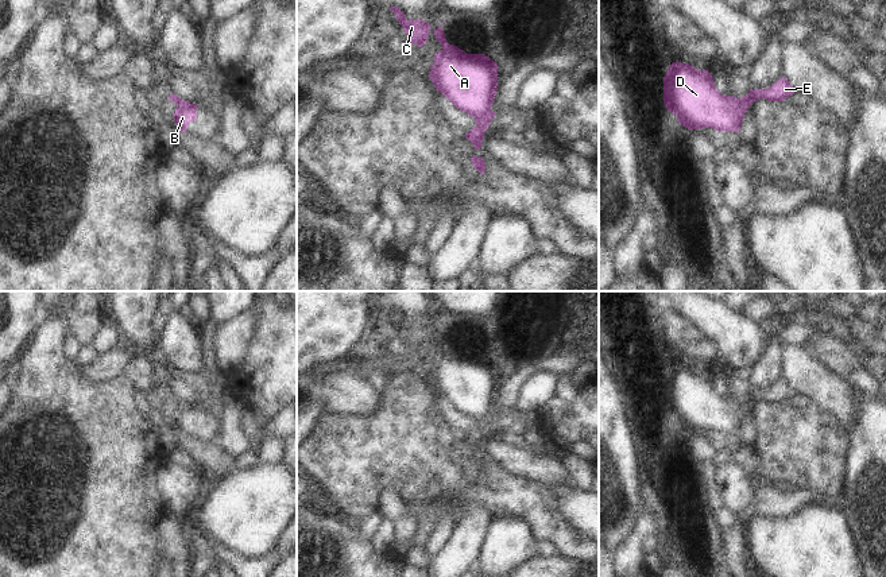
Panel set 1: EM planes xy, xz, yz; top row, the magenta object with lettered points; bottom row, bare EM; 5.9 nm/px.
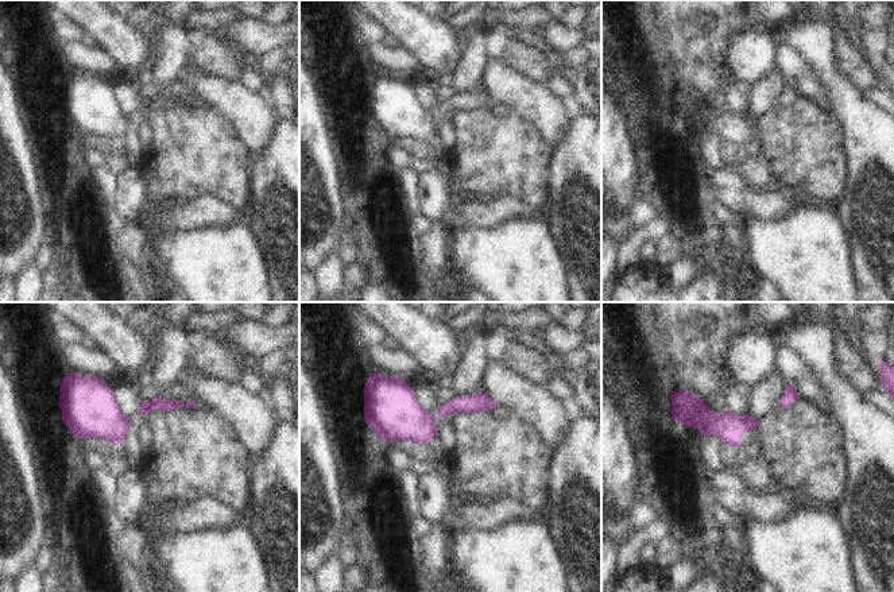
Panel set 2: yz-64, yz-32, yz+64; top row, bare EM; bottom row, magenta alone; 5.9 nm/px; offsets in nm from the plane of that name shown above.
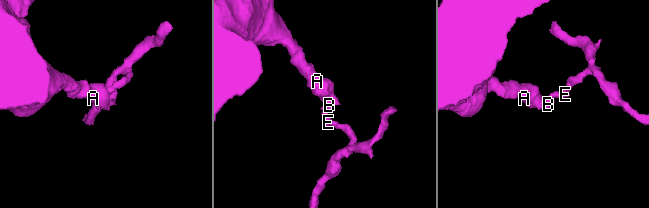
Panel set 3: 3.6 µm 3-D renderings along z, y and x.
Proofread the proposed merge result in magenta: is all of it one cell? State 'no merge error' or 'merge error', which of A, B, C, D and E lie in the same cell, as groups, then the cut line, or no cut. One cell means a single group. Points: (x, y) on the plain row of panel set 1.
merge error | A B C D / E | yz (738, 401), (749, 409)

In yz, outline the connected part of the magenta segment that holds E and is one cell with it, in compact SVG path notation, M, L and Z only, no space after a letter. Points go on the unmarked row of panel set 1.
M781 379L777 384L774 384L770 390L766 391L750 391L748 395L743 399L739 399L739 403L744 408L750 408L754 403L765 400L767 403L784 403L789 398L792 398L796 391L790 387L790 384Z

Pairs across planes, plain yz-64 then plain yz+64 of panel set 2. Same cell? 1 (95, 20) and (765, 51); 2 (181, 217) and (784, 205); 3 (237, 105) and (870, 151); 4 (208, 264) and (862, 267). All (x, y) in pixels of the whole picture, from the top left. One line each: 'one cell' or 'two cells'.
1: one cell
2: one cell
3: two cells
4: two cells

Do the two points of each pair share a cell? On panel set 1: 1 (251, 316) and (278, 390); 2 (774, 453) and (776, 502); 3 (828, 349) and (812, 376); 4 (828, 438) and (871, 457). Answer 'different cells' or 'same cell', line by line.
1: different cells
2: different cells
3: different cells
4: different cells

